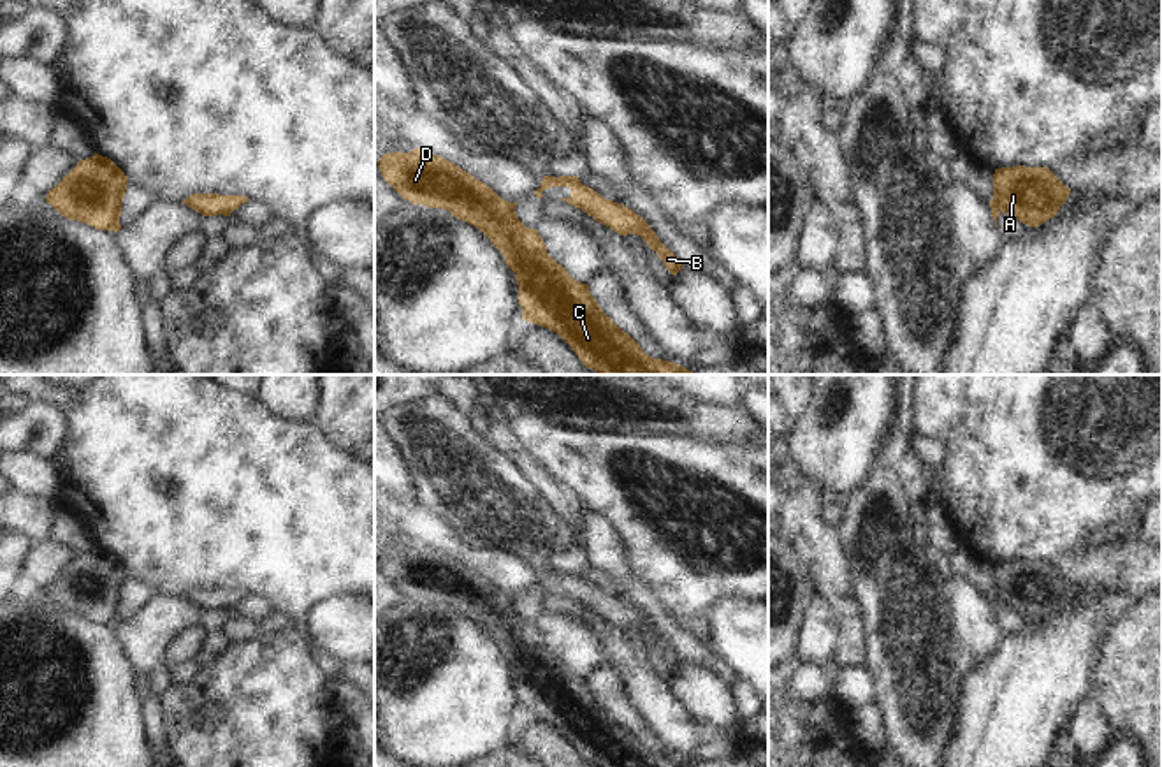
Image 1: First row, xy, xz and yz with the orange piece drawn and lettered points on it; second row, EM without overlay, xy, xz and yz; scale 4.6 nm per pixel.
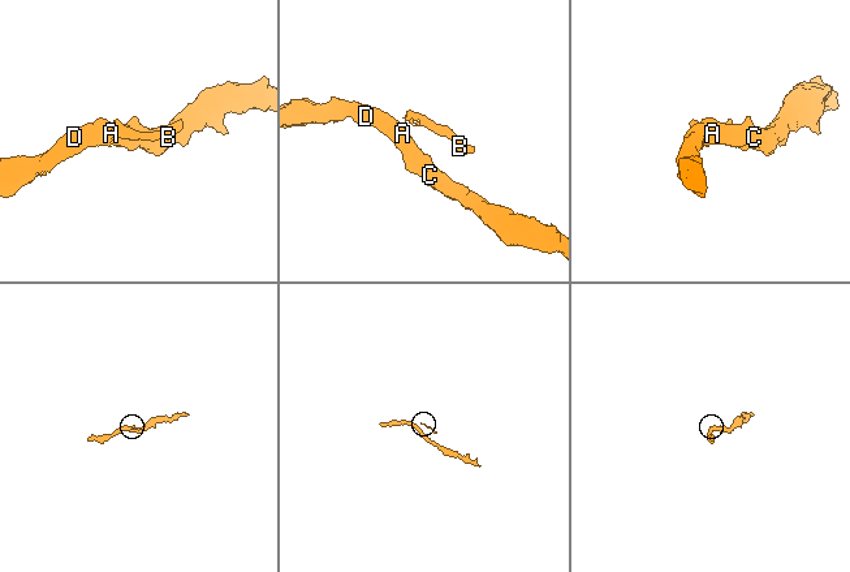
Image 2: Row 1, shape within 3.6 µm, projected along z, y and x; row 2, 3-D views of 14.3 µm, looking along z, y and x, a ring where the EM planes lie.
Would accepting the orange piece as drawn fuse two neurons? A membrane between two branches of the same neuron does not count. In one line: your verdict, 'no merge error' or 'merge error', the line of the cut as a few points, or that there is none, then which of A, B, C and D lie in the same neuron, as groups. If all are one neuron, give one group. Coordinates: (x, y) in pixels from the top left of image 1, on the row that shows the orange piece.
merge error | xy (120, 206), (113, 229) | A C D / B

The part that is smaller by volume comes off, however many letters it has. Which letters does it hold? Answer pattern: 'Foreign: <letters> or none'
Foreign: B

